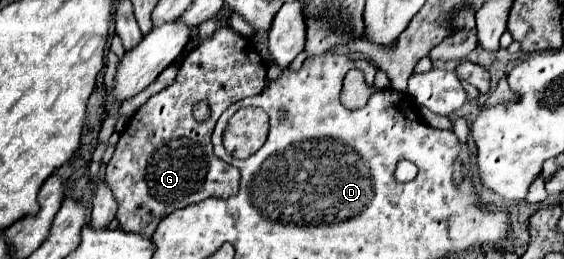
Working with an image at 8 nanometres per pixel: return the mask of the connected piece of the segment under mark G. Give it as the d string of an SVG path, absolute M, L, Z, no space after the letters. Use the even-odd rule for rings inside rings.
M230 26L218 28L208 42L202 42L196 50L188 52L186 58L180 64L176 80L164 88L162 92L154 94L126 124L122 130L112 160L106 164L104 178L108 186L112 188L116 200L118 200L118 212L116 218L120 222L120 230L128 232L140 232L150 230L148 226L158 224L162 218L166 218L176 208L186 208L190 204L202 202L206 198L228 198L238 192L240 174L234 166L226 164L224 160L216 158L212 152L212 130L220 114L234 102L246 96L256 96L266 88L266 64L258 50L254 48L254 42L250 38L240 36ZM200 100L206 100L212 108L212 116L206 122L196 122L192 116L192 106Z

